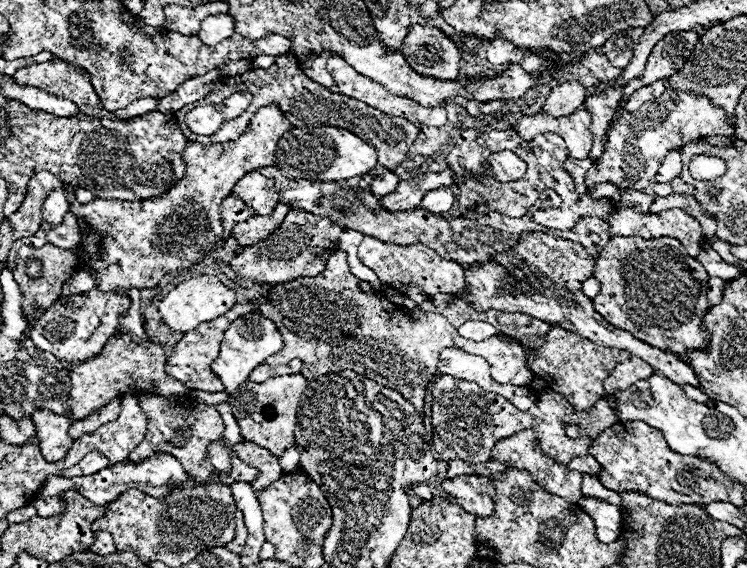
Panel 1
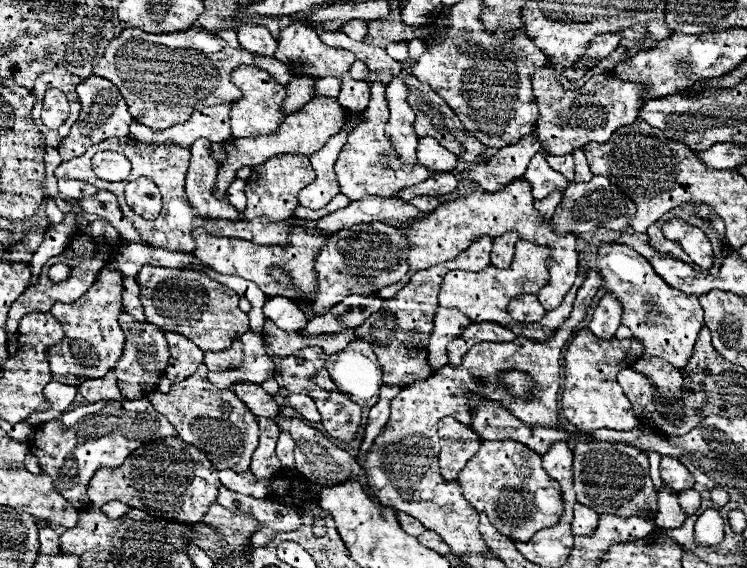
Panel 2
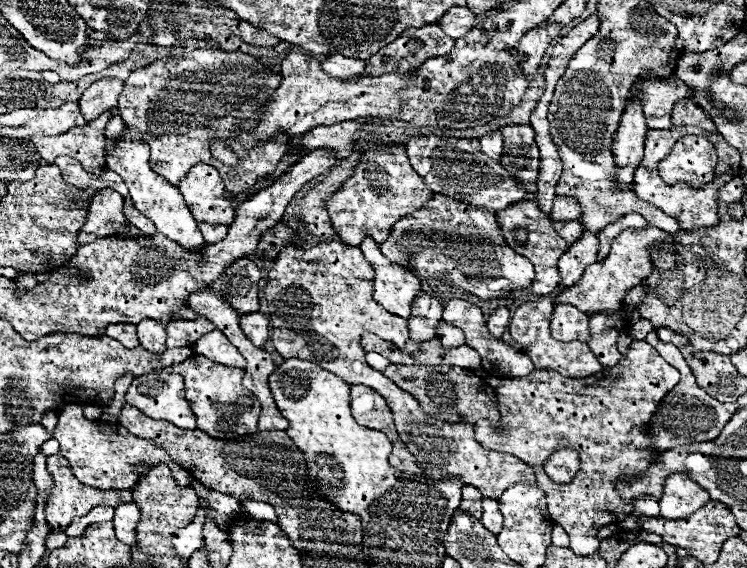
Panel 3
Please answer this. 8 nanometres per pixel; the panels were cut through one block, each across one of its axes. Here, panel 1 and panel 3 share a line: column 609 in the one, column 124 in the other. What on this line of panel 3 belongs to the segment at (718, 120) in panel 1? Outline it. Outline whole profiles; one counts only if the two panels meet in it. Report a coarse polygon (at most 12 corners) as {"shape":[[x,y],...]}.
{"shape":[[134,128],[106,156],[134,208],[160,234],[196,252],[204,246],[178,188],[148,166]]}

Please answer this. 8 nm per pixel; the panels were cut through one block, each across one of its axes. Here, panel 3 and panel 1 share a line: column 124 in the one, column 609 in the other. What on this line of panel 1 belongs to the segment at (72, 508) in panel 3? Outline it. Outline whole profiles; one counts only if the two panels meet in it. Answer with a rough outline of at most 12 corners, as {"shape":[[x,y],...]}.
{"shape":[[582,474],[582,496],[620,506],[620,494]]}

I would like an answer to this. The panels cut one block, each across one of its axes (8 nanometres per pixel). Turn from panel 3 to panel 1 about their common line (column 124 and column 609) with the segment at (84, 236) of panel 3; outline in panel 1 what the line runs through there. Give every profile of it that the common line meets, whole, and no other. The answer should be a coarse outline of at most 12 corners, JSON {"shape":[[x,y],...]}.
{"shape":[[618,204],[612,236],[674,236],[690,256],[706,242],[684,210],[642,214]]}

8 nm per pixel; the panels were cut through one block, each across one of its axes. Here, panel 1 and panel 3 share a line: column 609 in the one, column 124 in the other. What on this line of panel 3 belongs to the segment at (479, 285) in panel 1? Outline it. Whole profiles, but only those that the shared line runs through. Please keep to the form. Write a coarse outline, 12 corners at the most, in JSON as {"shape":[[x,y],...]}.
{"shape":[[110,324],[106,334],[126,348],[140,346],[134,324]]}

